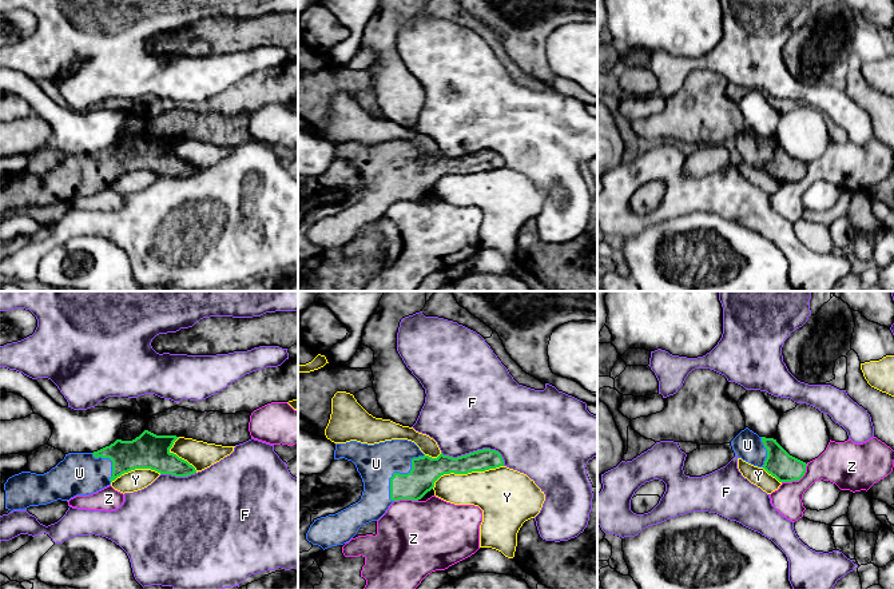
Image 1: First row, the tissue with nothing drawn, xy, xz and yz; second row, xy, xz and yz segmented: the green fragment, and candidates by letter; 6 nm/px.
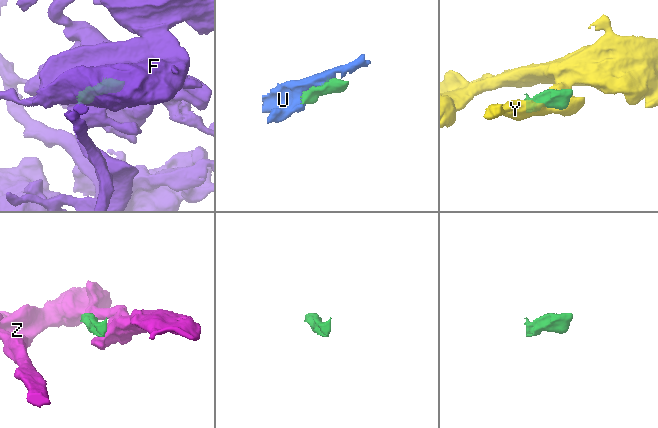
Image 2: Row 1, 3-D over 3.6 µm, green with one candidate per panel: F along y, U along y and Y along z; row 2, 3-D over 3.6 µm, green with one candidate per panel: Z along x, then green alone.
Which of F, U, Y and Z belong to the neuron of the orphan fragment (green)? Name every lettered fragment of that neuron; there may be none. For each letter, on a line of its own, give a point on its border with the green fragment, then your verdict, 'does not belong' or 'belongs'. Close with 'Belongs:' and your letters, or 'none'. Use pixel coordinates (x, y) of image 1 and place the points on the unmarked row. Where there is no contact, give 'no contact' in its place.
F: xz (476, 152) | does not belong
U: xz (398, 174) | belongs
Y: xz (465, 174) | does not belong
Z: yz (798, 180) | does not belong
Belongs: U

